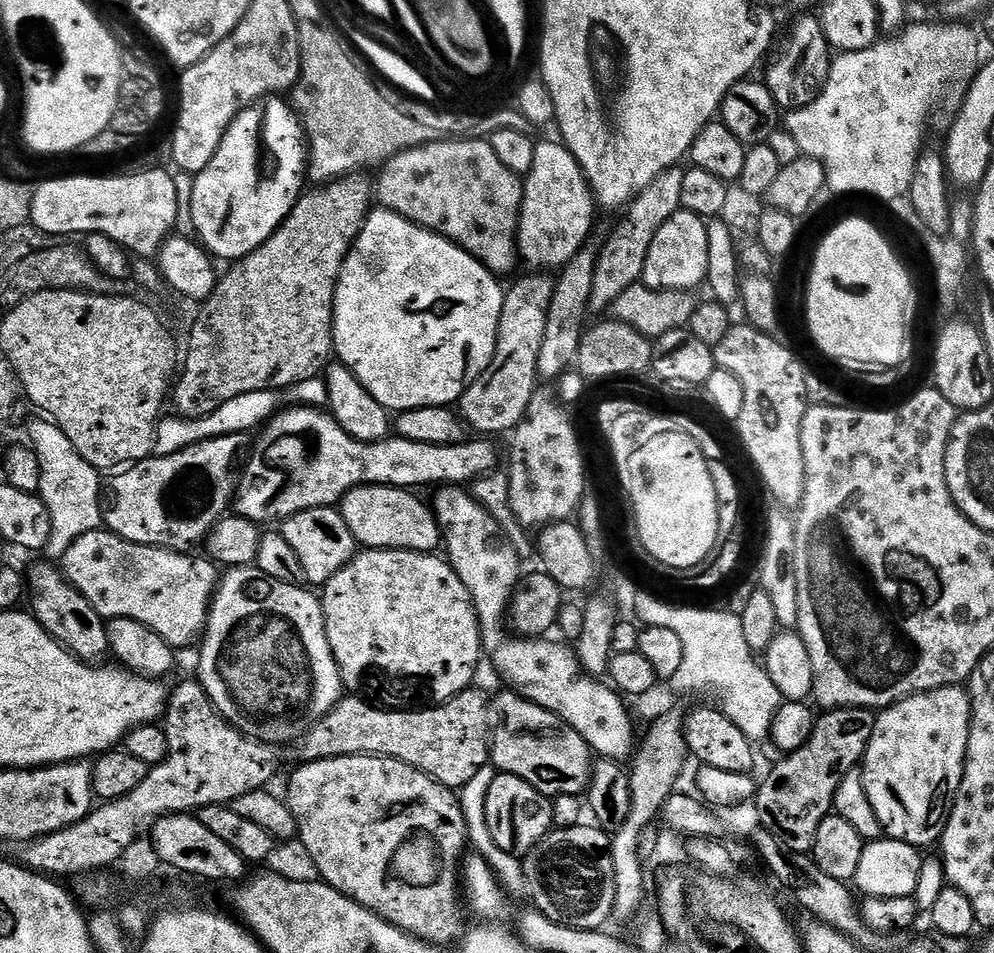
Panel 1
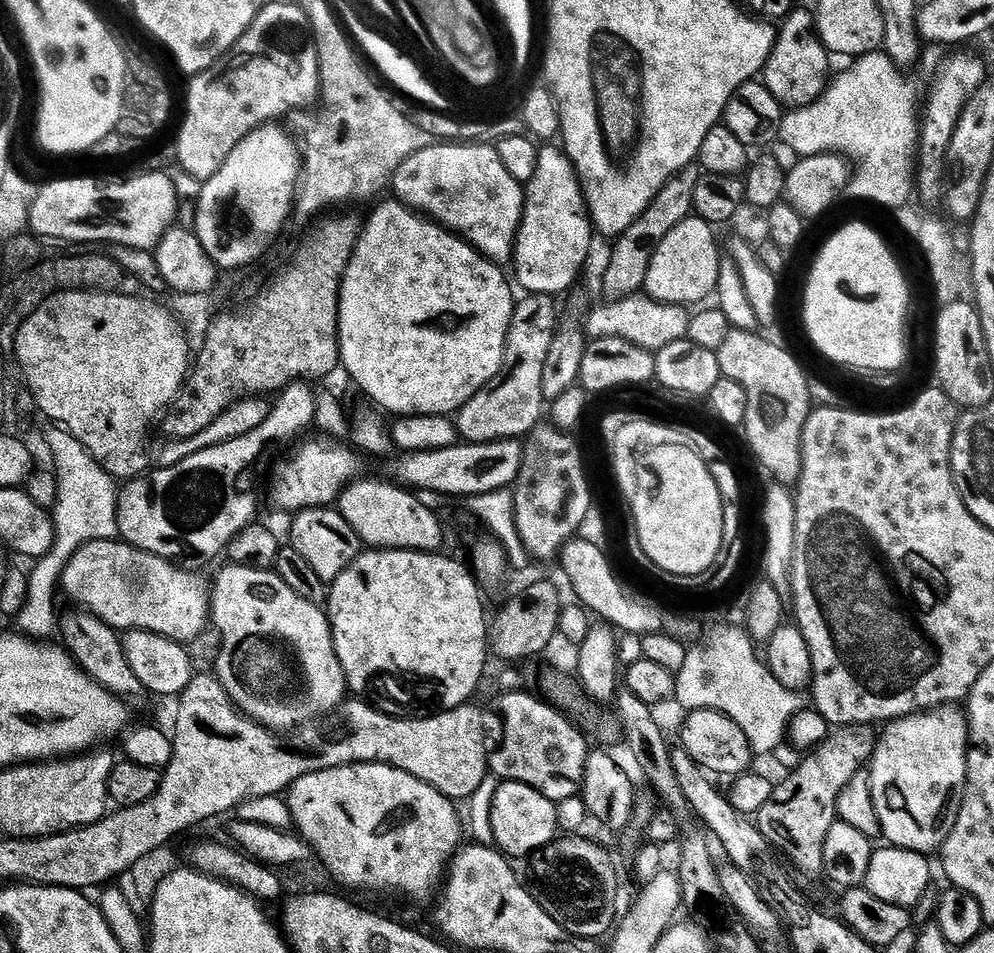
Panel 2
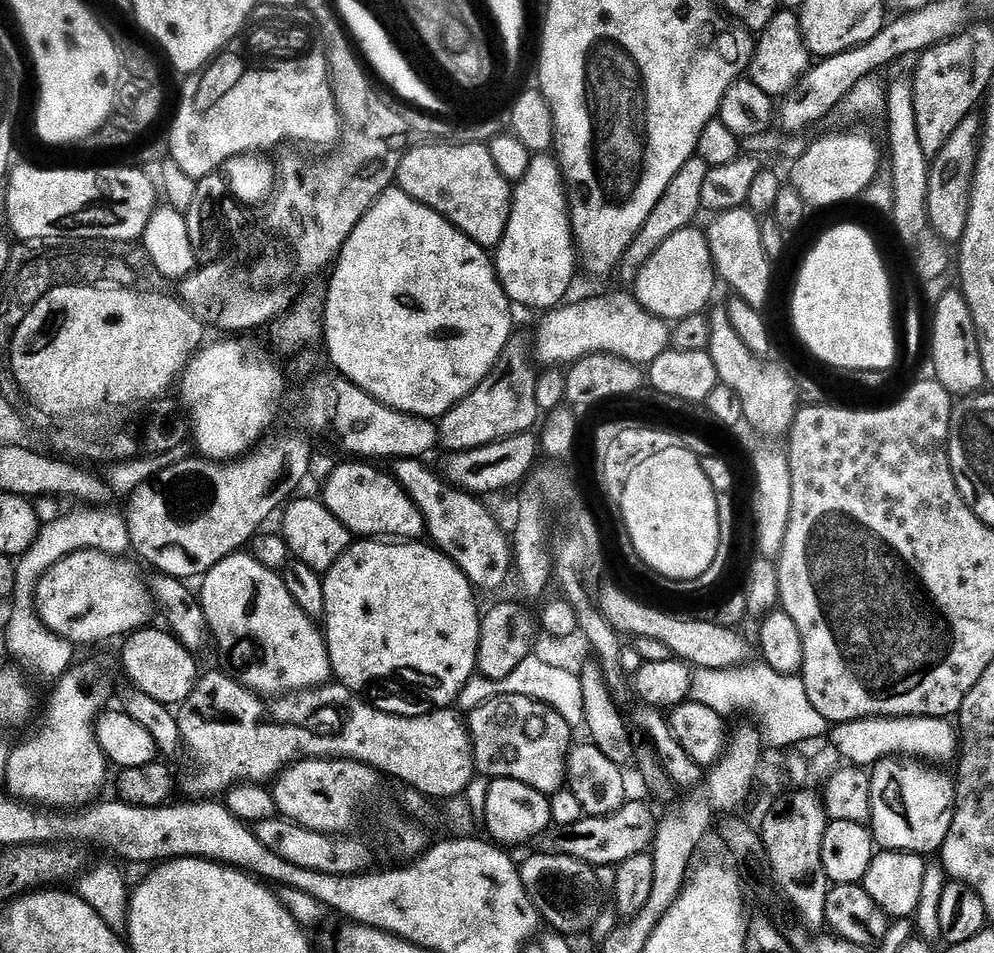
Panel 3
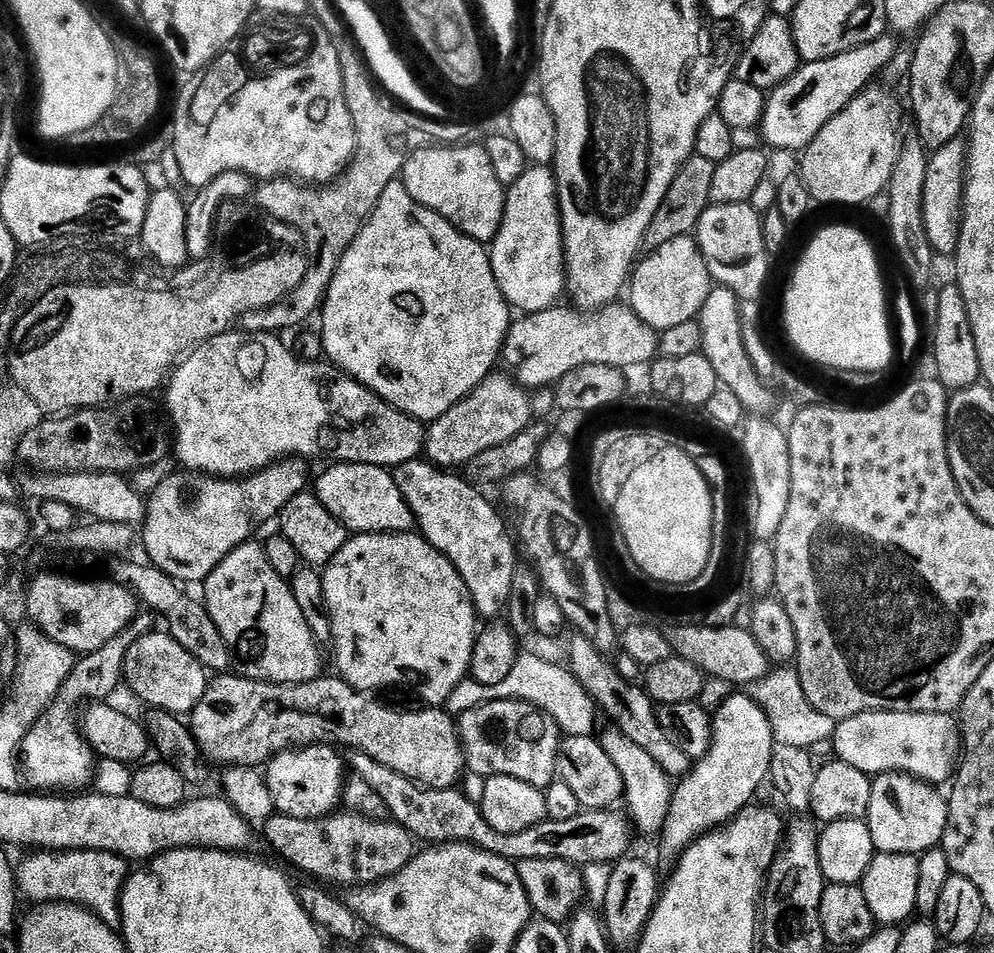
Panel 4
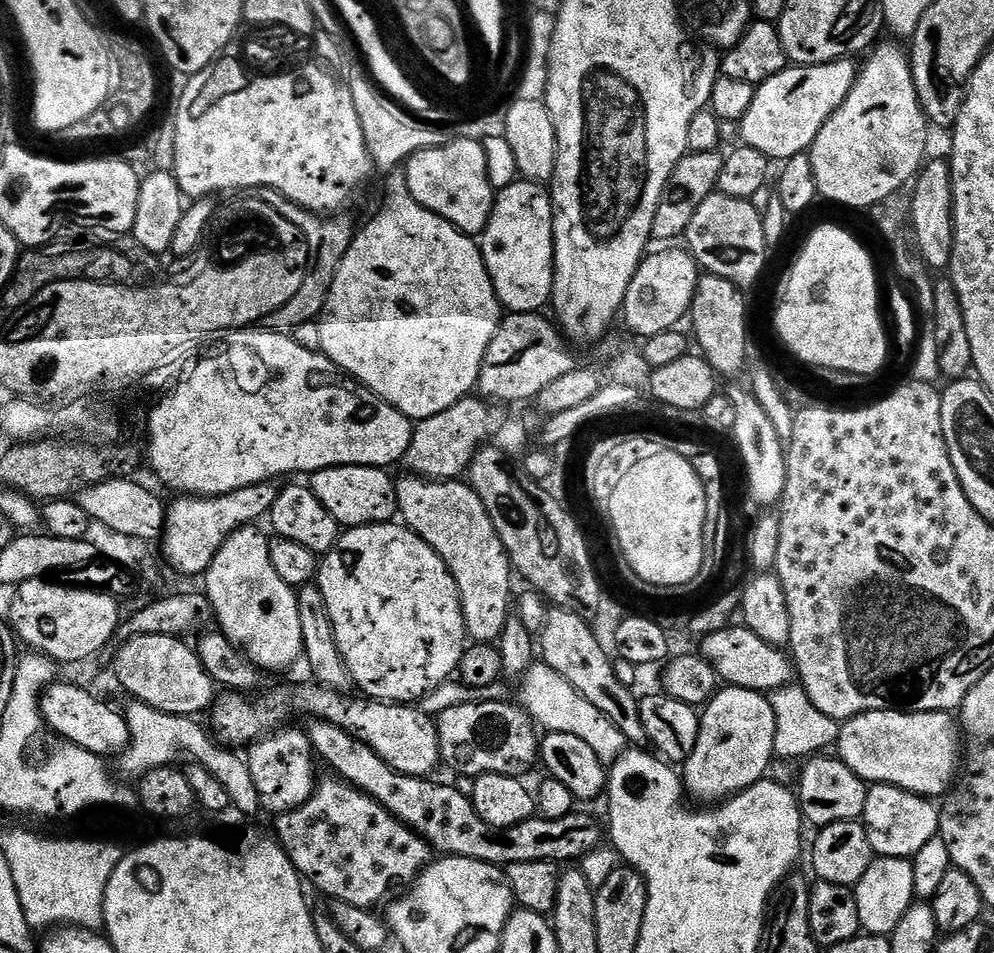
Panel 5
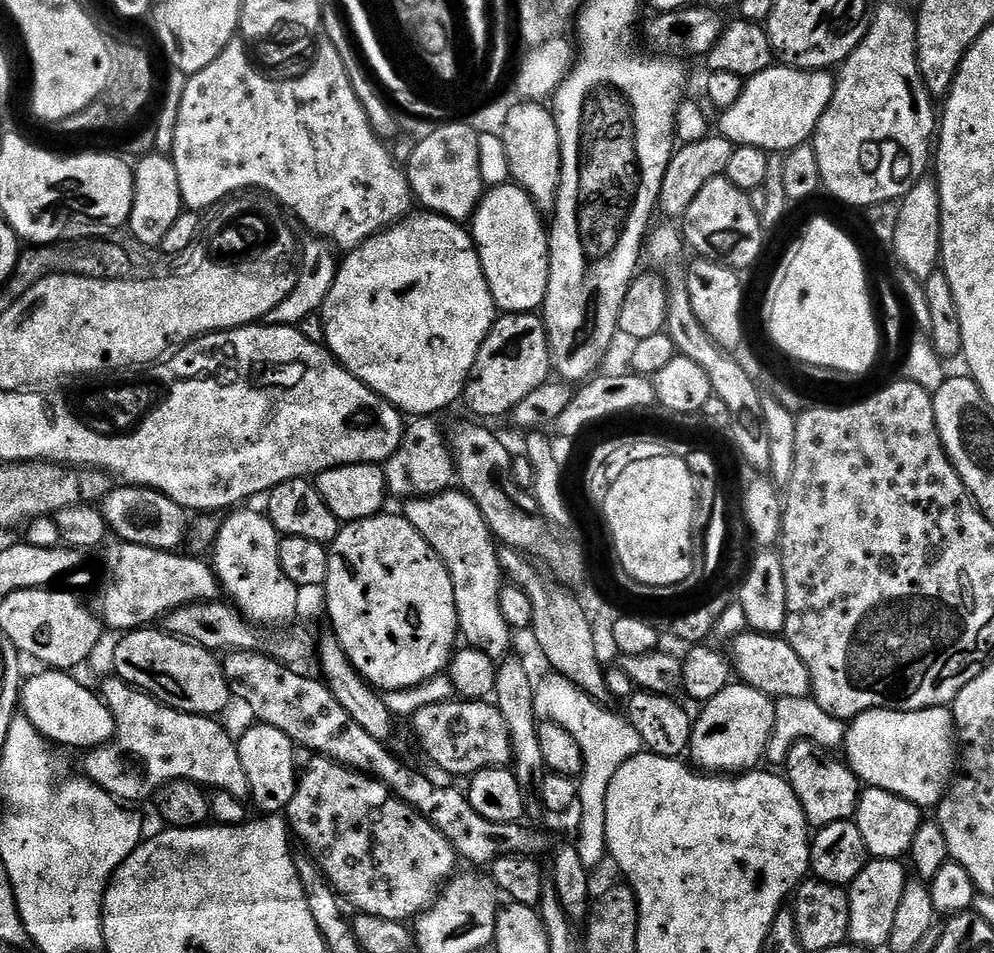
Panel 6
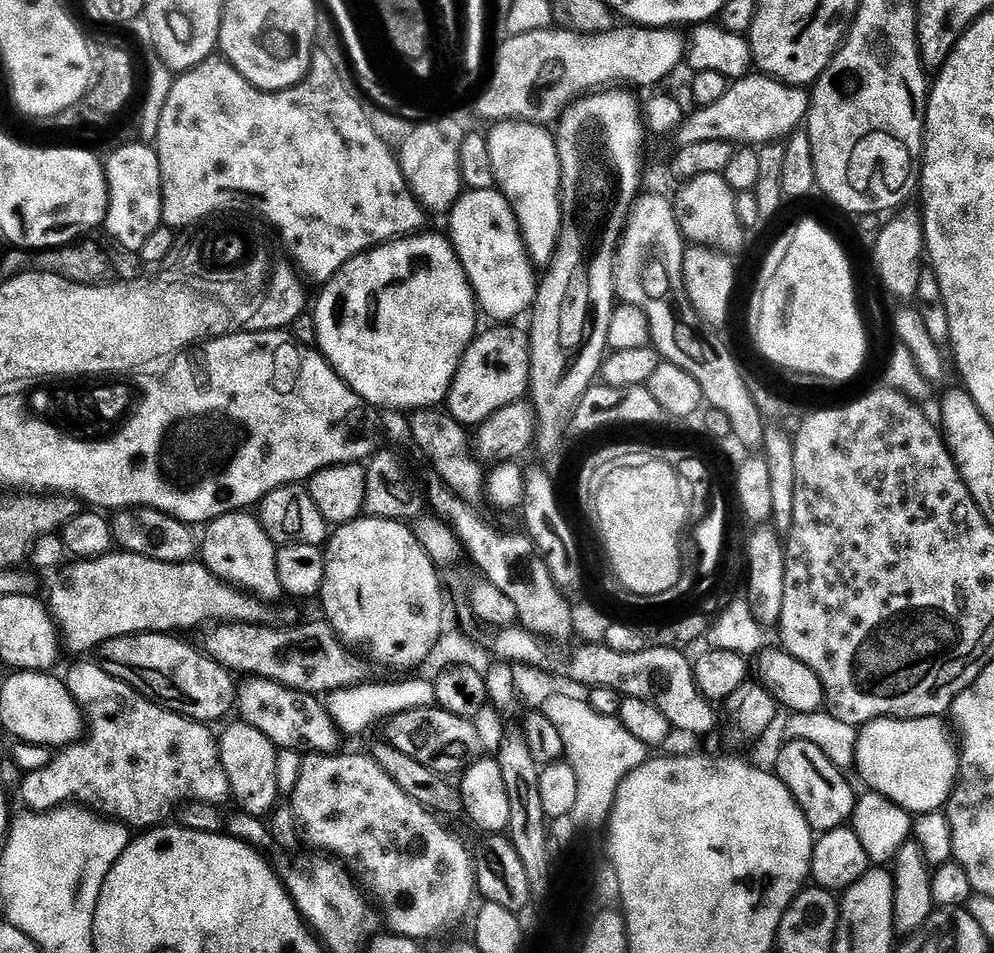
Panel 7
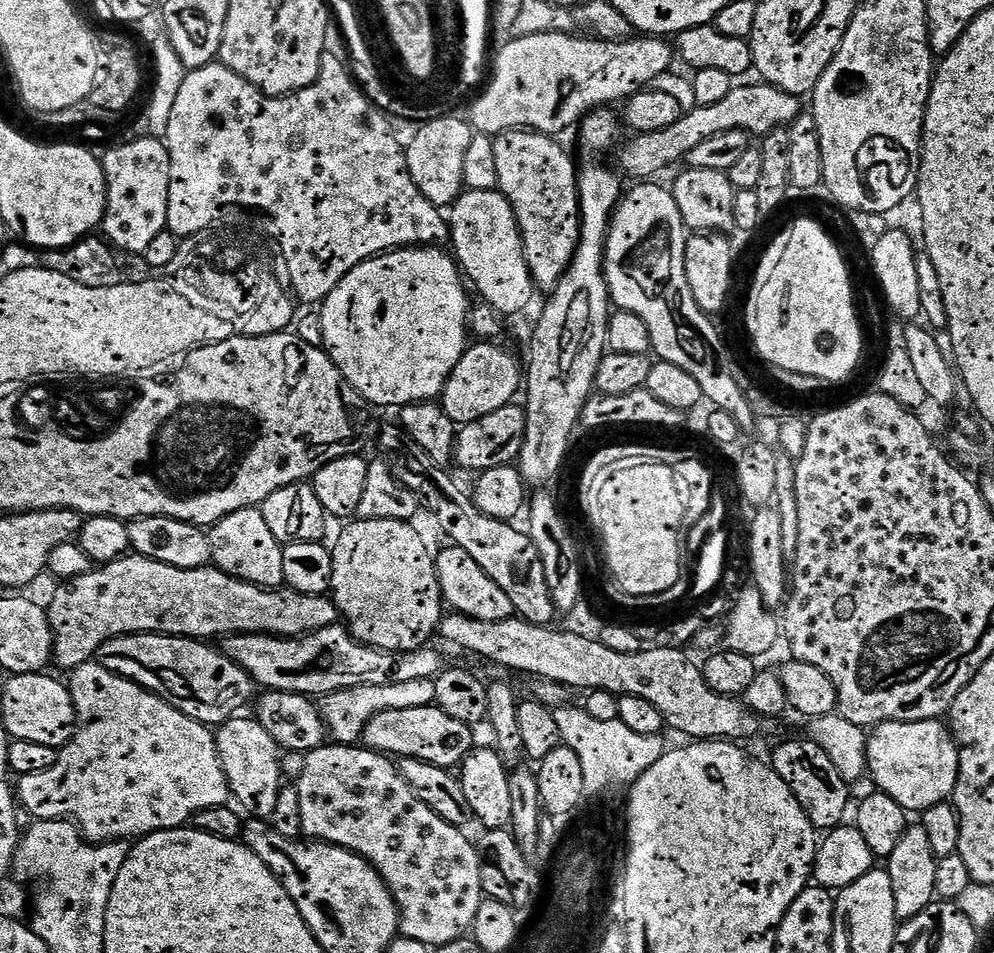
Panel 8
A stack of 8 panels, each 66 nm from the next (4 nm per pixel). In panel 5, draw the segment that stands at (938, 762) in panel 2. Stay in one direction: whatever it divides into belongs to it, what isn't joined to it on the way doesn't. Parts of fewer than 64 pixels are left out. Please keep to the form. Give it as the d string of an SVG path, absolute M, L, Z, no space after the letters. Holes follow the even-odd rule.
M874 784L869 787L862 820L867 827L873 853L879 857L911 858L940 831L940 810L931 799L916 796L889 784Z

